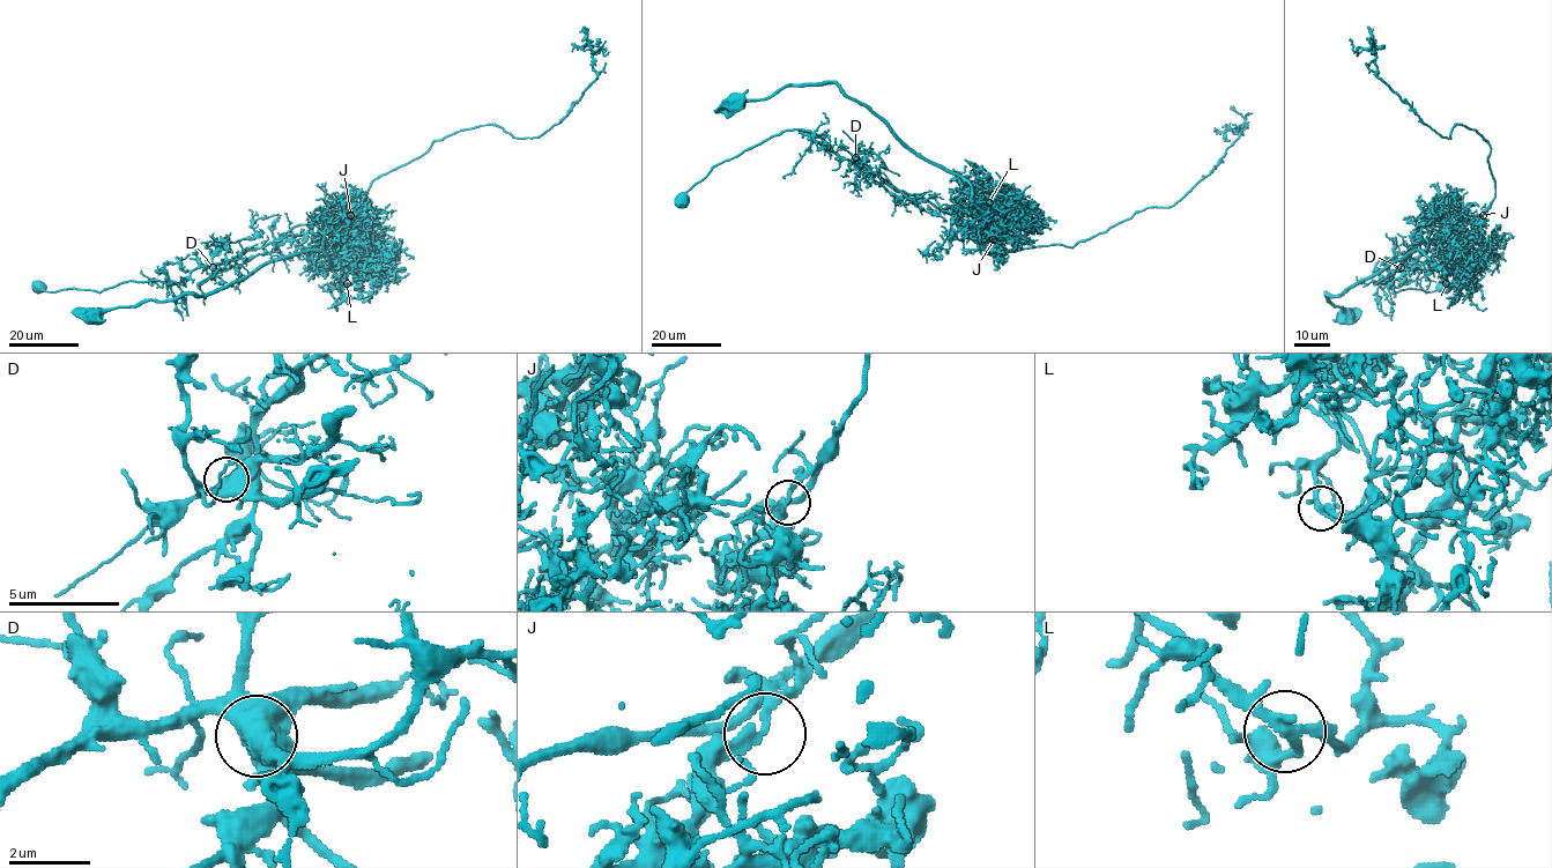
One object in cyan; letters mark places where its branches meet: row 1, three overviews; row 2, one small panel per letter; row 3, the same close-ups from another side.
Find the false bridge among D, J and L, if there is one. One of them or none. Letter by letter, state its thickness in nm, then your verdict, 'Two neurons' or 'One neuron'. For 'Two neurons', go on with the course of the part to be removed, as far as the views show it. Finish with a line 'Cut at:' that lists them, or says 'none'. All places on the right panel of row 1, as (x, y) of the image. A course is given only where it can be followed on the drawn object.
D: Thickness 550 nm. One neuron
J: Thickness 240 nm. Two neurons. Course of the part to remove: (1483, 214), (1494, 198), (1491, 146), (1464, 125), (1450, 138), (1426, 125), (1376, 75), (1373, 52), (1349, 39)
L: Thickness 220 nm. One neuron
Cut at: J

